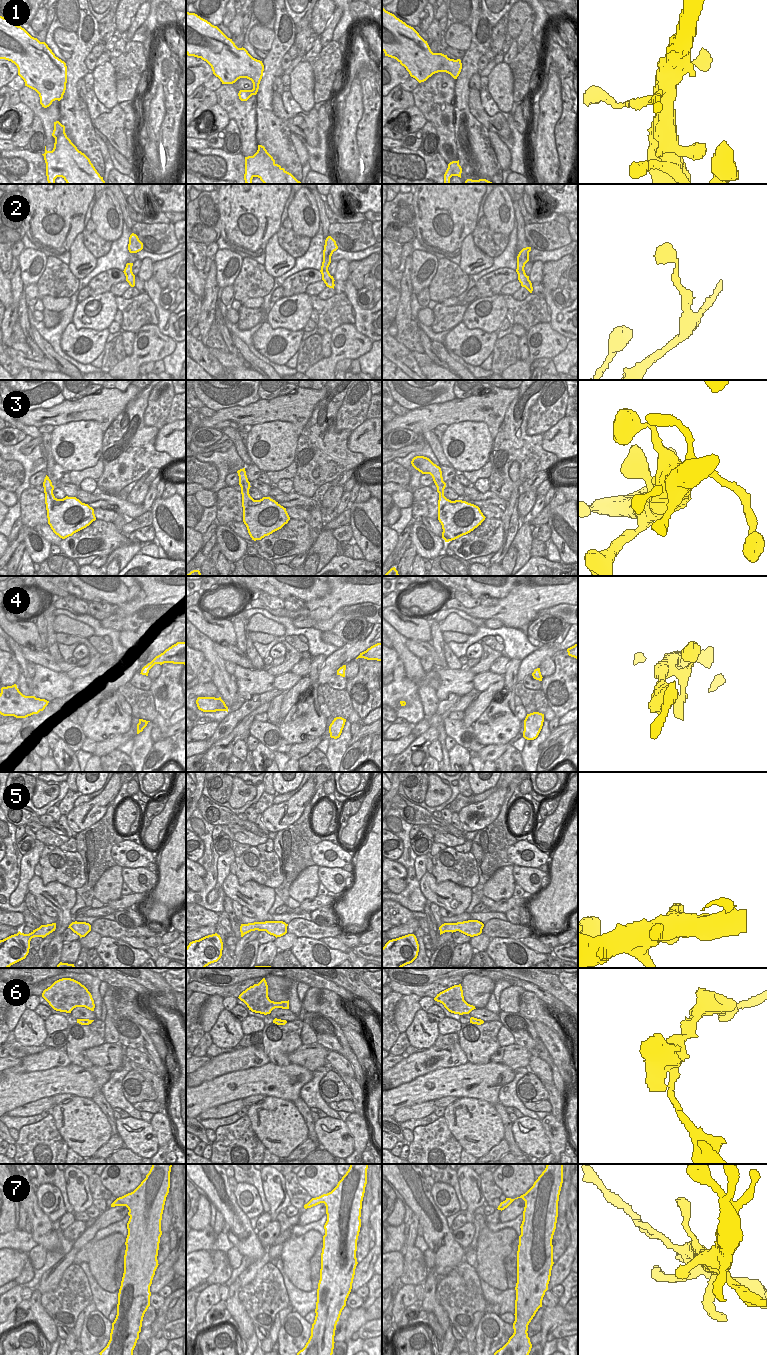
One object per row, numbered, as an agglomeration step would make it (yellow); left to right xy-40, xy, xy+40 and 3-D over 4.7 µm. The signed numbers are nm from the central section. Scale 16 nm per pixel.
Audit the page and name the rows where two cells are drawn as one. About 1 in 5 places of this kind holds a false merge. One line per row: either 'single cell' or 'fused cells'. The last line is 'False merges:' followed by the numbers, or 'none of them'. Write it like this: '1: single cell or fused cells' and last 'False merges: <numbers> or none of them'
1: single cell
2: single cell
3: single cell
4: single cell
5: single cell
6: single cell
7: single cell
False merges: none of them

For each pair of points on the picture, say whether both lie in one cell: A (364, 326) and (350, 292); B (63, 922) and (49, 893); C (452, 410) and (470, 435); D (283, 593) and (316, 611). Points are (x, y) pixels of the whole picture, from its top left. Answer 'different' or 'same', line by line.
A: same
B: same
C: different
D: different

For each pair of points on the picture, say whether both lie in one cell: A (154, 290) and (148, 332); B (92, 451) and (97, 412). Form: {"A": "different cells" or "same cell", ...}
{"A": "different cells", "B": "different cells"}

